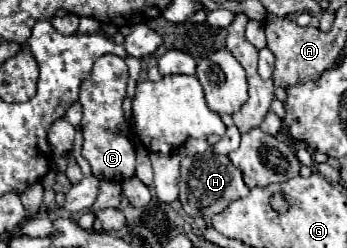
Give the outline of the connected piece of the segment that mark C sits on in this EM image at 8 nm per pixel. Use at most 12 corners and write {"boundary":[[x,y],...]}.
{"boundary":[[95,61],[81,85],[83,157],[97,179],[135,175],[127,121],[127,65]]}

